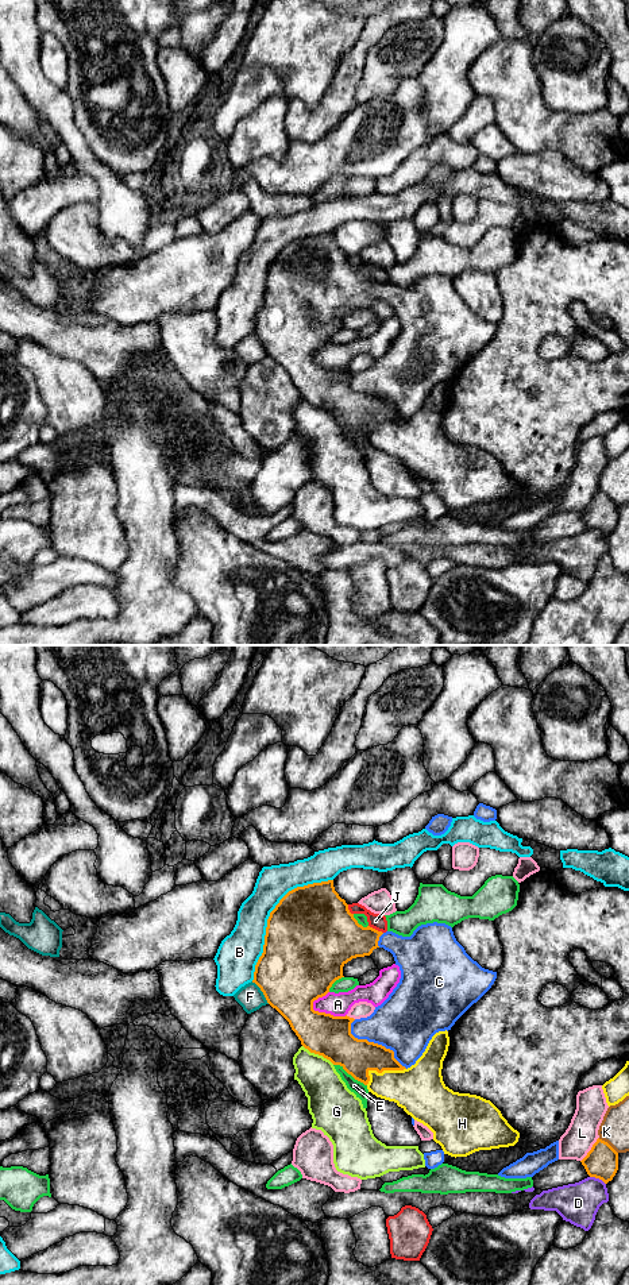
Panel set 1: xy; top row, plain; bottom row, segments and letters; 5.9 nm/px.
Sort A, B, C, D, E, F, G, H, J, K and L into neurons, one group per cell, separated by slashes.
A / B / C / D / E / F / G / H / J / K / L

